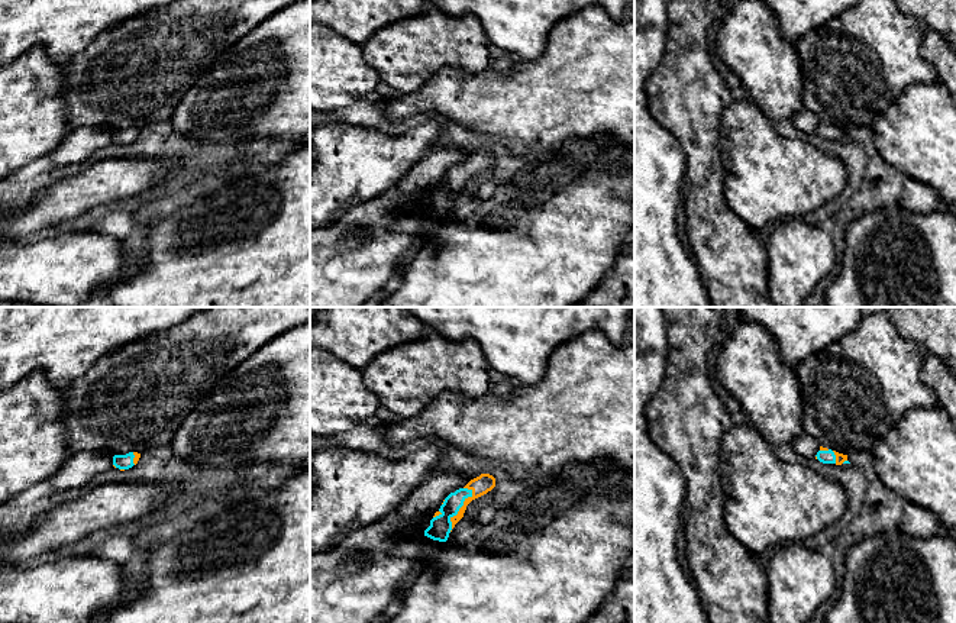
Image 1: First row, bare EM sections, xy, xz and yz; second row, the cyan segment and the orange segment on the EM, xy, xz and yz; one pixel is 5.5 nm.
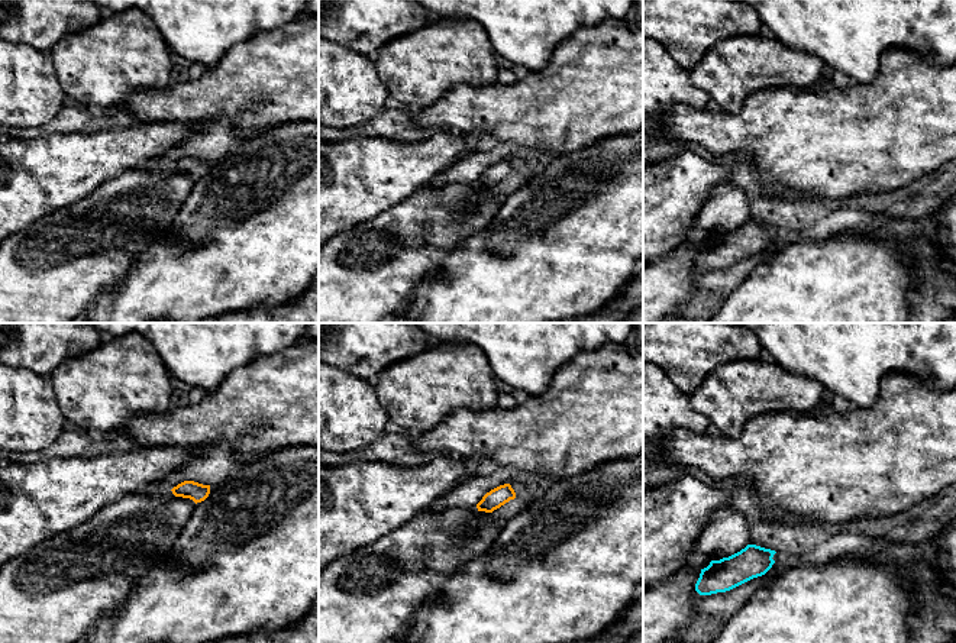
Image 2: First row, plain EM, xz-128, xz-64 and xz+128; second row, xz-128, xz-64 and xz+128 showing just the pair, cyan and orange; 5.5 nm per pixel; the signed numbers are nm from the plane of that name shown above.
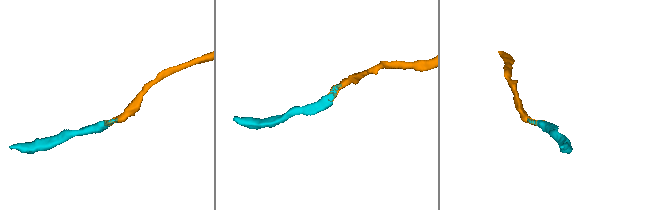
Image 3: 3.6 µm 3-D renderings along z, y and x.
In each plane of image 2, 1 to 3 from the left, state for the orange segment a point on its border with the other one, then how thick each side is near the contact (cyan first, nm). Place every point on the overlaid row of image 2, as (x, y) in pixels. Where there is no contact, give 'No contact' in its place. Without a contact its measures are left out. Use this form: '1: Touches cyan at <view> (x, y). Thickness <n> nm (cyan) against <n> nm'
1: No contact
2: No contact
3: No contact

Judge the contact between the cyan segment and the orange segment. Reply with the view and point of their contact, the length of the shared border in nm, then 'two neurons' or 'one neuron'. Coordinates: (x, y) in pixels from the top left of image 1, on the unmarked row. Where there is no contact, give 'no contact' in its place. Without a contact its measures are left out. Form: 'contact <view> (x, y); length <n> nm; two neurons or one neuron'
contact xz (458, 186); length 260 nm; one neuron

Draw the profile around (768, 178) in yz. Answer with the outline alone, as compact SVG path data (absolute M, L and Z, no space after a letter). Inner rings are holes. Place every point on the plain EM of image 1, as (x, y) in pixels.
M750 99L723 110L720 136L726 201L750 230L802 219L847 184L839 158L781 136Z

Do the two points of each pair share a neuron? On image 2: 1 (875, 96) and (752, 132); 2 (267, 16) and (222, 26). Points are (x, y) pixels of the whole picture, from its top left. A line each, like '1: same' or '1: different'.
1: same
2: same

